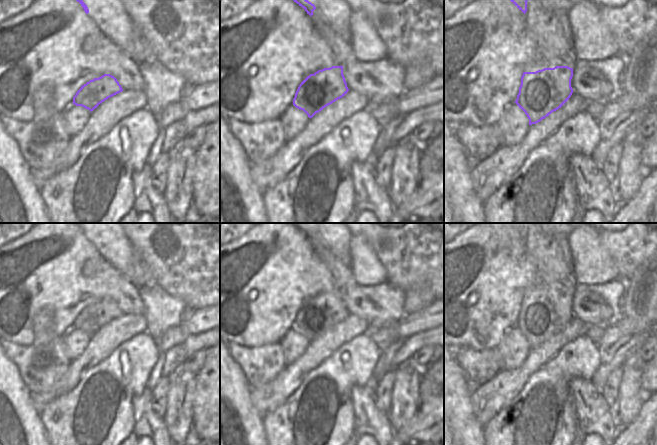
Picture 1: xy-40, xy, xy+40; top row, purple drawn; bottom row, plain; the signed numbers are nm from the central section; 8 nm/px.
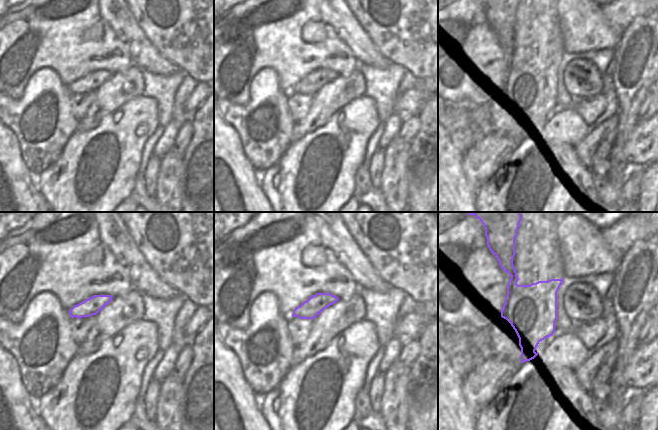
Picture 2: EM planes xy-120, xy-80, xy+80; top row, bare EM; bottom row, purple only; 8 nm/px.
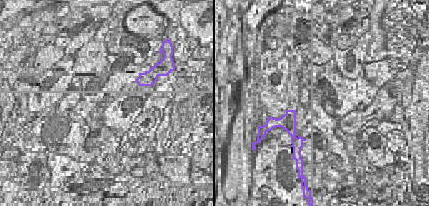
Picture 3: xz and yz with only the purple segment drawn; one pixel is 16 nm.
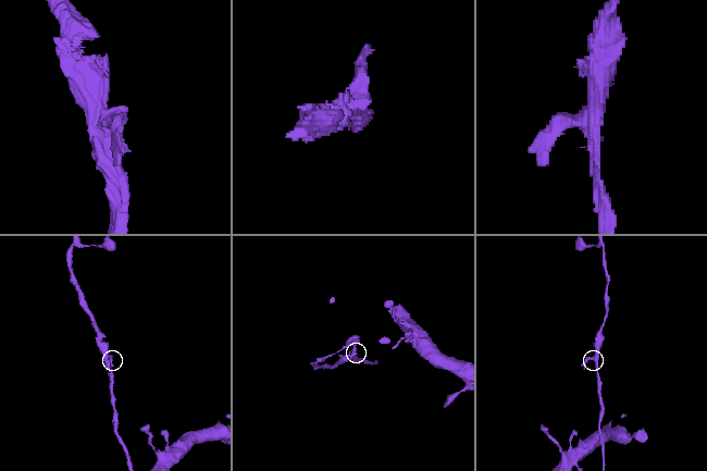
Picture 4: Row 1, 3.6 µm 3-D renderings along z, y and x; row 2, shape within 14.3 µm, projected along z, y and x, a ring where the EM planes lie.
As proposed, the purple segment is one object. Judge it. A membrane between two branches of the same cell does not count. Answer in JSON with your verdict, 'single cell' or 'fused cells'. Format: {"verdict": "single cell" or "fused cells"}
{"verdict": "fused cells"}

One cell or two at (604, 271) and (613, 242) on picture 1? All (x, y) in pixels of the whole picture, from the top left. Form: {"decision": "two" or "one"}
{"decision": "two"}

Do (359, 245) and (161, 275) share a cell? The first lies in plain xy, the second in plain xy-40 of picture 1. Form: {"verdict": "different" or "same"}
{"verdict": "different"}

